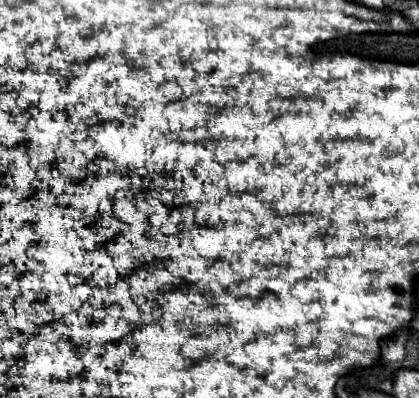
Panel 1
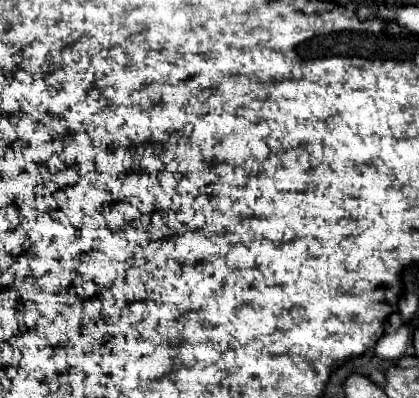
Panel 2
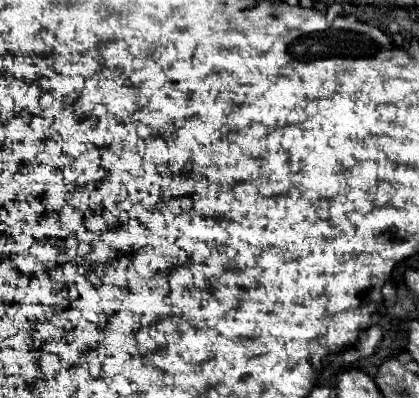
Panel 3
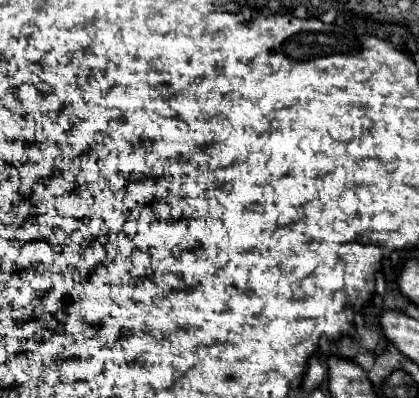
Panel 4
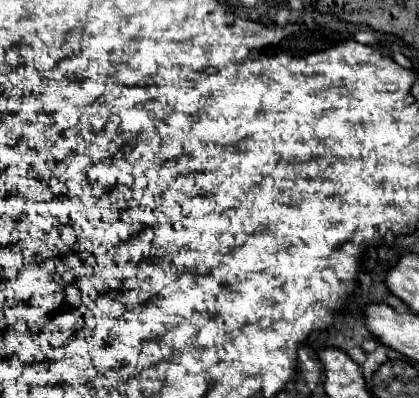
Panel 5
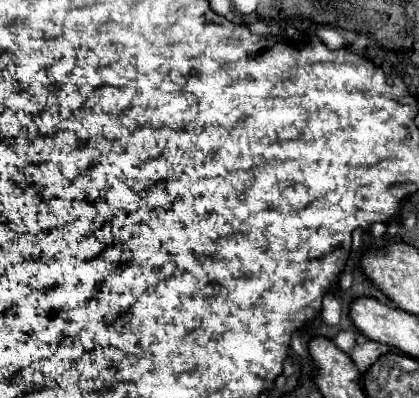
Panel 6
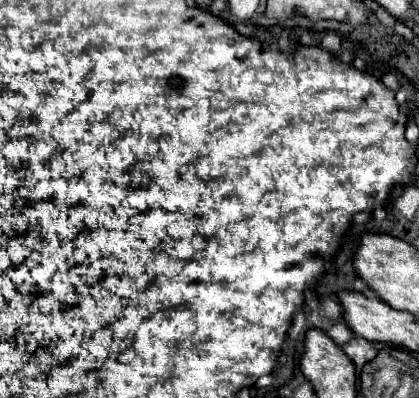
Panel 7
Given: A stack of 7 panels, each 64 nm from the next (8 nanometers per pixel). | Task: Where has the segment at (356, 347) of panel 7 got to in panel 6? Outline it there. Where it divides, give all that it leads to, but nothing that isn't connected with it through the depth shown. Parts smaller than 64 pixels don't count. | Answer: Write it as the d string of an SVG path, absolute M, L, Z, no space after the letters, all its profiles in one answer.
M368 340L364 346L354 346L354 350L350 352L350 358L354 360L354 364L360 368L363 375L378 360L380 352L388 352L388 348L384 348L384 344L380 342L372 342Z

